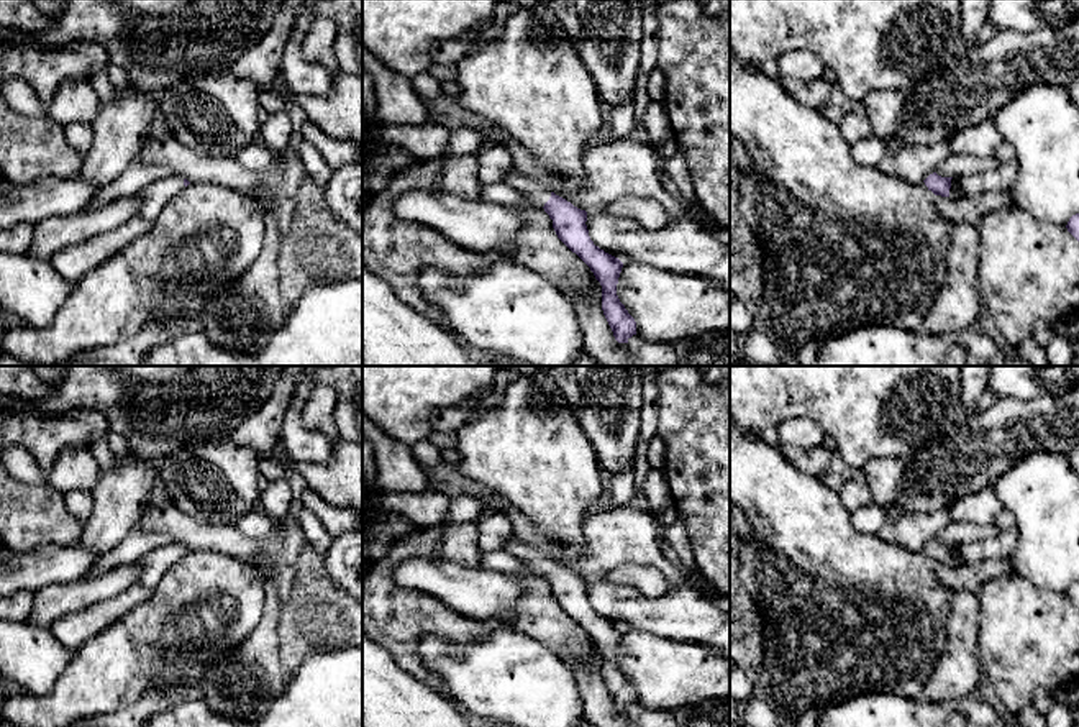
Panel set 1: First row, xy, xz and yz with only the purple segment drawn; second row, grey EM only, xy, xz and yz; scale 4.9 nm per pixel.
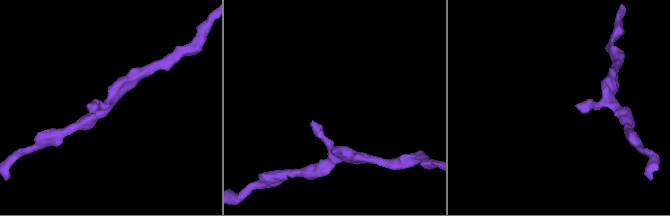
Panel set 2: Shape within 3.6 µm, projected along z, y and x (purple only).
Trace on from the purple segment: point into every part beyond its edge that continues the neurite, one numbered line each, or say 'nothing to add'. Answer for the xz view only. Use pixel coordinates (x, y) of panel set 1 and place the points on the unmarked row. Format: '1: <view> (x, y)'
1: xz (532, 557)

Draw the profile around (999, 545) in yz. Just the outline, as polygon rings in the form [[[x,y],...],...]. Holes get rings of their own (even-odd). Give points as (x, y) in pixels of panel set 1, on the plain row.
[[[1017,528],[994,533],[984,540],[951,546],[949,566],[972,566],[982,560],[1000,560],[1010,556],[1017,546]]]

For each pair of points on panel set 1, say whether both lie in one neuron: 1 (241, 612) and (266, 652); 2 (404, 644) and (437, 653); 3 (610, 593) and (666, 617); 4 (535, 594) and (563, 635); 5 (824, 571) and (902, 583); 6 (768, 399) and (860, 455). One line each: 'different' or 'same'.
1: different
2: different
3: same
4: same
5: same
6: same

